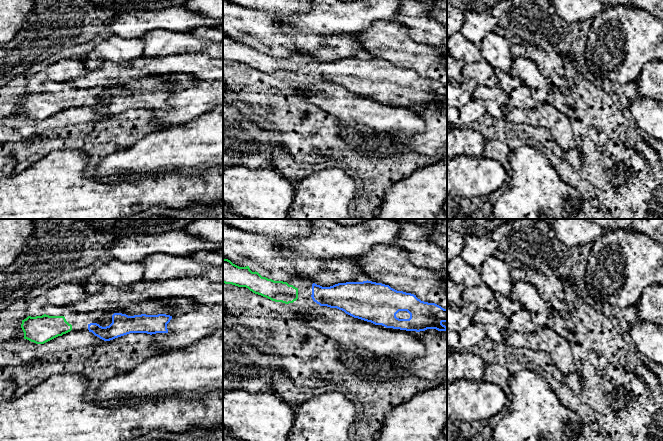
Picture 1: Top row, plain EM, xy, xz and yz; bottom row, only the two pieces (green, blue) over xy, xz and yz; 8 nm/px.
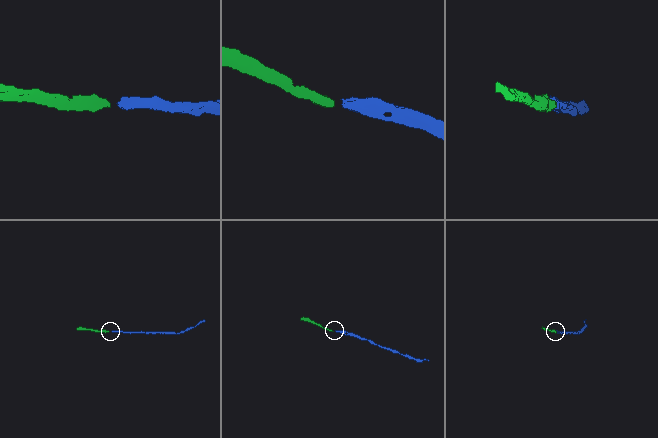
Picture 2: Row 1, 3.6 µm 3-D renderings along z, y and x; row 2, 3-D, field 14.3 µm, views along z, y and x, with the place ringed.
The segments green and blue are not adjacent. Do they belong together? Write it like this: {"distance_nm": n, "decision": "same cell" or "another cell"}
{"distance_nm": 110, "decision": "same cell"}

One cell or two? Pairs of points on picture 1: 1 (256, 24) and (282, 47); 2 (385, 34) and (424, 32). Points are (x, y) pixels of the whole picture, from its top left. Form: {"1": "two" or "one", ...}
{"1": "one", "2": "two"}

